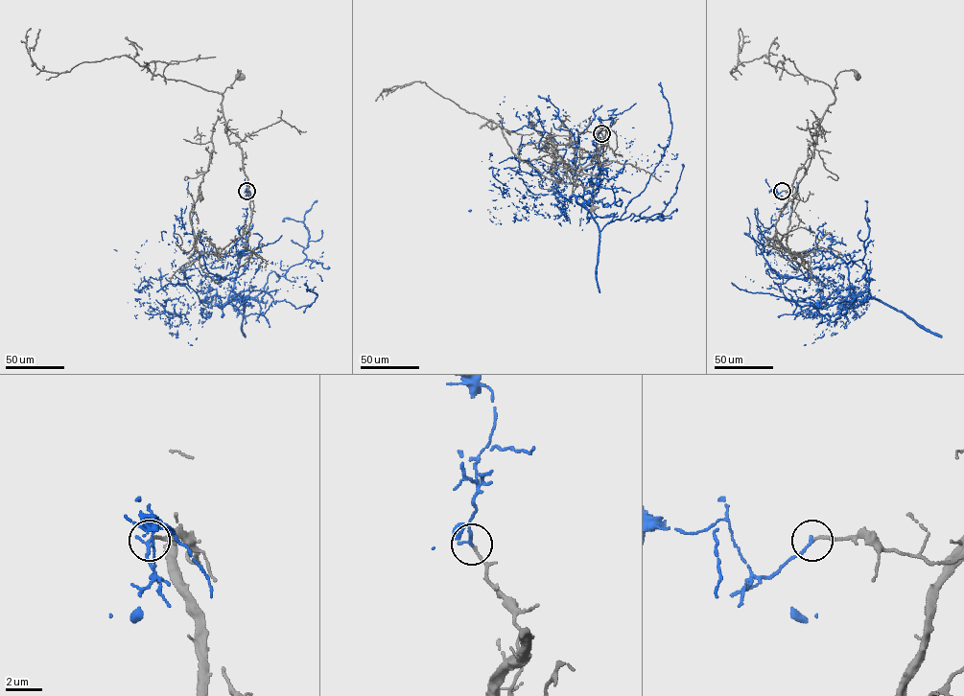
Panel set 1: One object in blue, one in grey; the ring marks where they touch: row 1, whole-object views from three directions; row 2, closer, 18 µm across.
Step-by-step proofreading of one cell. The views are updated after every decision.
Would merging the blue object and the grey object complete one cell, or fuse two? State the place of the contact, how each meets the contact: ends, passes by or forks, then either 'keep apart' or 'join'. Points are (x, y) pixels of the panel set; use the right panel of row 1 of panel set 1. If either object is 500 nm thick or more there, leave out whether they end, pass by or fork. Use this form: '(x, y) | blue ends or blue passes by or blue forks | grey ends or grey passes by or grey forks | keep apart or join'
(782, 191) | blue ends | grey ends | keep apart

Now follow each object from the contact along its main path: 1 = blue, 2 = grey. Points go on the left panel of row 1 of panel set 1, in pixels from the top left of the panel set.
1: (246, 191), (227, 301), (212, 301), (200, 251), (181, 274), (282, 235)
2: (246, 191), (249, 192), (242, 150), (230, 143), (221, 104), (238, 70), (237, 76)

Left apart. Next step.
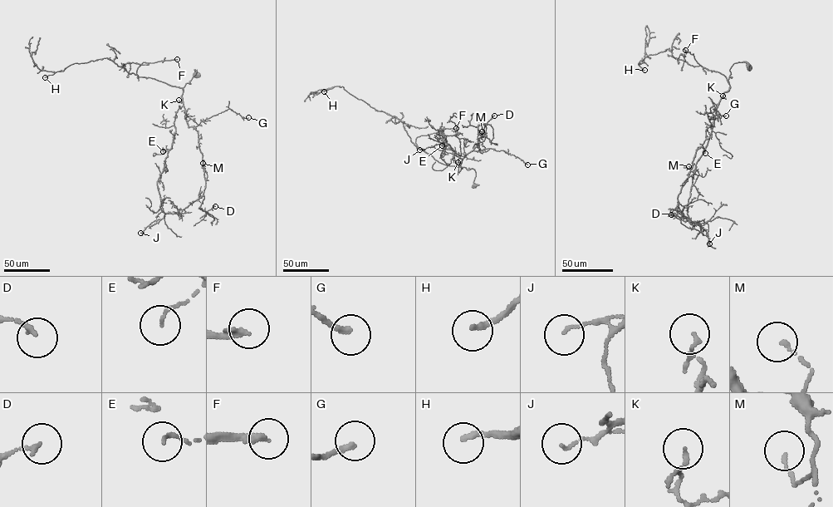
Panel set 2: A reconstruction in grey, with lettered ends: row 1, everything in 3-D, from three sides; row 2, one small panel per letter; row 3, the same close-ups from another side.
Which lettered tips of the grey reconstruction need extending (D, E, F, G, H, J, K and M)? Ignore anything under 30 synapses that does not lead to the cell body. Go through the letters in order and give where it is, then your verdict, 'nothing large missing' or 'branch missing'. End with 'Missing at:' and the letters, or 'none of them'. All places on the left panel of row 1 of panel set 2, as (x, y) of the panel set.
D: at (215, 206); nothing large missing
E: at (163, 151); nothing large missing
F: at (177, 59); branch missing
G: at (248, 117); nothing large missing
H: at (45, 77); branch missing
J: at (140, 233); nothing large missing
K: at (178, 100); nothing large missing
M: at (203, 163); nothing large missing
Missing at: F, H

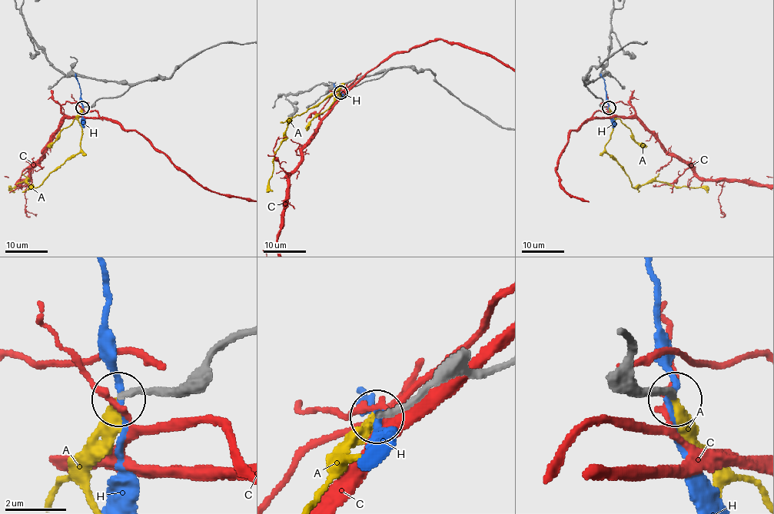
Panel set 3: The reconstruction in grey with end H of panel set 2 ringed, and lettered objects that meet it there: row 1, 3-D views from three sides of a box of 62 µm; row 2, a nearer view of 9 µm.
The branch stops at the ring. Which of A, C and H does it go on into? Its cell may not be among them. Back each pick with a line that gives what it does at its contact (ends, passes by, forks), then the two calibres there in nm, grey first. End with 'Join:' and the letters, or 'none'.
A: it ends there; 190 nm thick on the grey side, 380 nm on the other
Join: A

